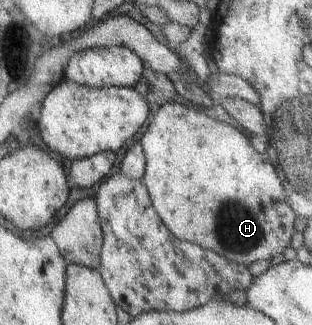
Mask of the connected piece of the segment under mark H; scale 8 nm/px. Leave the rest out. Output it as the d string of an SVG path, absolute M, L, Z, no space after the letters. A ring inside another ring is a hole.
M170 101L161 104L160 108L156 110L156 114L153 114L149 122L144 125L139 143L145 158L143 175L139 181L147 190L152 208L164 223L164 226L172 233L172 236L181 241L197 244L205 249L212 249L229 261L241 265L248 265L250 262L256 262L256 260L269 260L275 254L282 253L289 246L289 240L292 233L295 232L293 227L295 214L286 202L283 186L273 169L272 163L265 157L265 154L258 153L250 145L249 139L239 129L236 130L231 124L224 121L208 117L202 109L195 112L190 108L187 109L178 103Z

